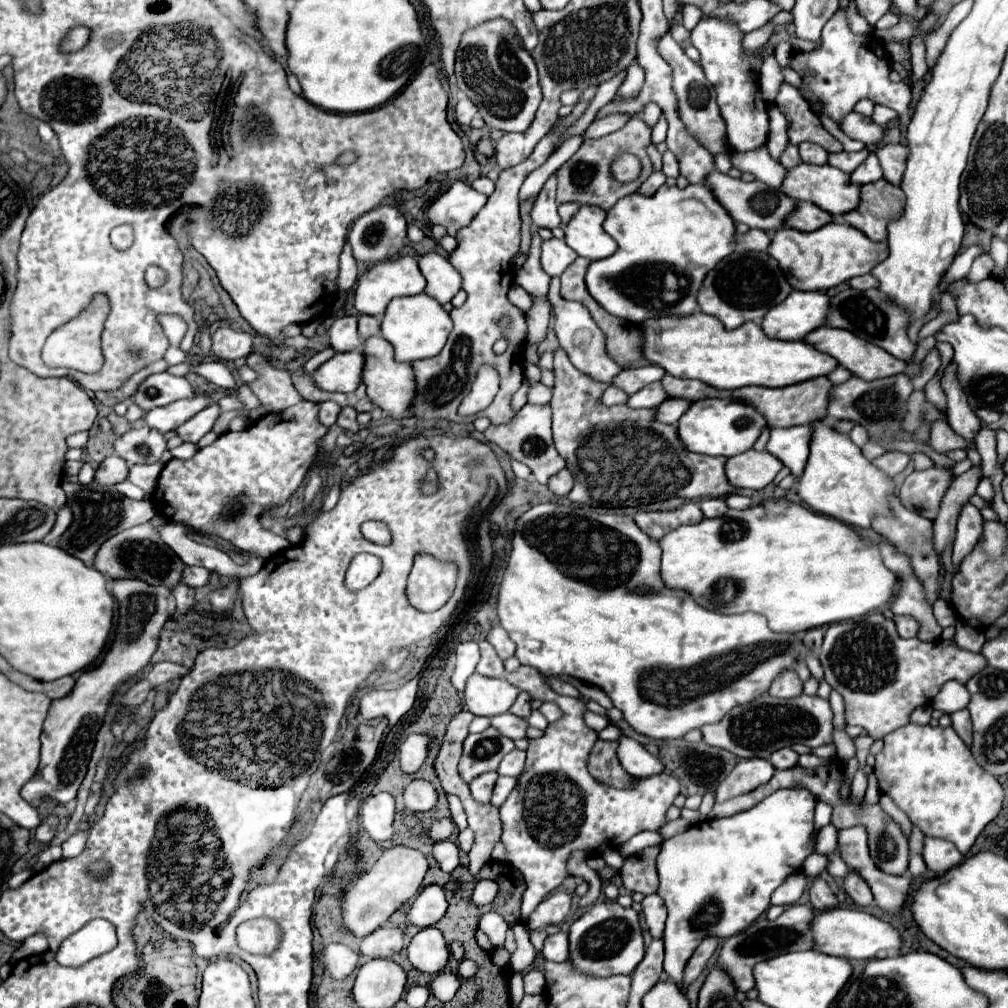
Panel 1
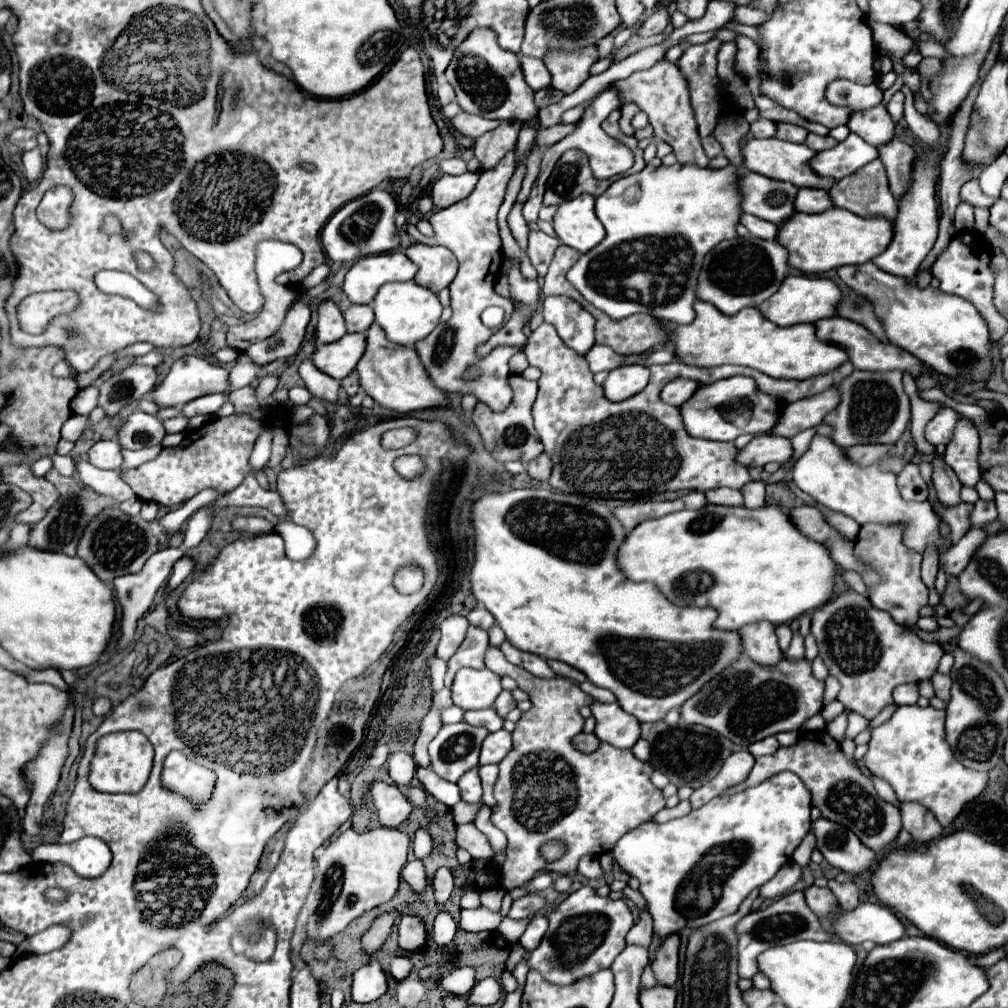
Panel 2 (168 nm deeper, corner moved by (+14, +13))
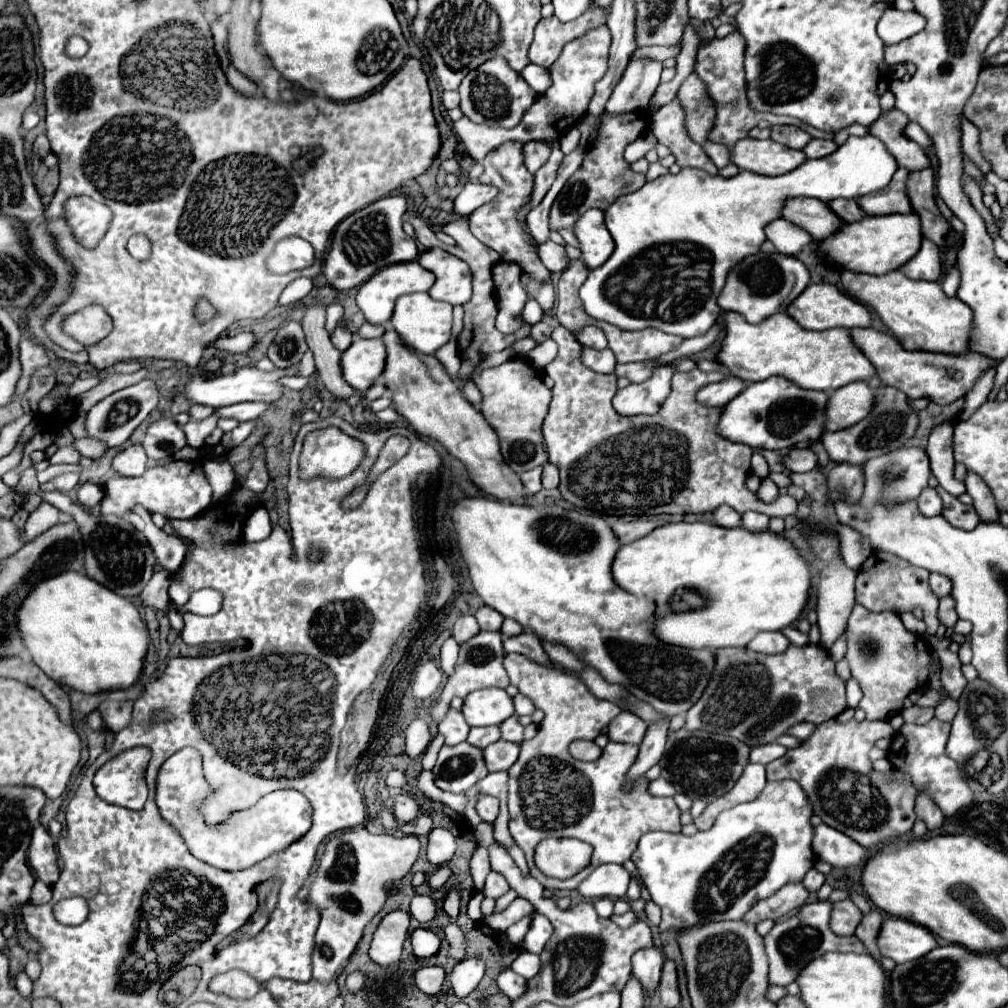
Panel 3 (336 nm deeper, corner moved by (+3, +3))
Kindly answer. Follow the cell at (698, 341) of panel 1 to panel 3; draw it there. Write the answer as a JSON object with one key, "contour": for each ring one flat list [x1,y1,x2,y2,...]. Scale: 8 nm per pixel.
{"contour":[[725,313,723,323,727,335,717,355,731,375,743,381,763,381,771,375,781,375,801,385,803,389,835,391,853,381,869,381,875,375,871,361,853,343,849,329,809,331,803,329,787,313,777,313,759,325,751,325,739,313]]}

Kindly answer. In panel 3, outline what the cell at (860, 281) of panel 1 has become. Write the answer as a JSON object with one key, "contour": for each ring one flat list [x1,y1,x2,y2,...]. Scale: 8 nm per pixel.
{"contour":[[841,269,841,283,845,291,857,301,873,307,883,319,889,331,909,351,939,351,939,353,963,353,969,351,971,333,971,309,957,297,947,297,939,283,913,281,901,271,885,275,867,275]]}

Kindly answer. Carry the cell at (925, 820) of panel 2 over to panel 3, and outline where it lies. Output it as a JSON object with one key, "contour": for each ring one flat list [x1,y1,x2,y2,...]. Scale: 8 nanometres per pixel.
{"contour":[[921,791,917,795,917,803,915,803,915,813,919,819,923,819,927,823,927,829,933,831,937,827,941,827,943,823,943,811,935,805,935,801,931,801,931,797,927,795,927,791]]}

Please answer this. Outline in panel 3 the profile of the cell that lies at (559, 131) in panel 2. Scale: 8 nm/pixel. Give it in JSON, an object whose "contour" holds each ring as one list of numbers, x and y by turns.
{"contour":[[527,143,523,145,523,161,525,161,525,167,535,173,539,167,543,167,543,163,547,161,549,157,549,147,545,143]]}

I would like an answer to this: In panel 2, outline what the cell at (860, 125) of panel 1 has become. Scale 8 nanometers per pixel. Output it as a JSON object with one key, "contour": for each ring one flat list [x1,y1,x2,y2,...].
{"contour":[[880,103,872,109,852,113,848,119,848,129,860,137,864,137,868,143,874,147,888,143,894,137,894,127,892,127,892,117,886,111,886,107]]}

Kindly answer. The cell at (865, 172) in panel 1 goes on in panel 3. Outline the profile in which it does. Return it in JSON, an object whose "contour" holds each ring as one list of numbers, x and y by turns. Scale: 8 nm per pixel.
{"contour":[[851,135,829,157,807,159,803,165,783,175,765,177,751,171,739,171,735,177,723,179,721,175,713,177,707,171,687,167,681,169,679,175,667,173,665,177,649,181,639,191,619,197,605,211,605,223,615,241,615,251,601,267,589,271,587,281,579,289,583,307,591,317,619,325,621,329,629,331,653,327,665,333,679,335,683,339,703,335,715,325,715,321,721,315,717,297,727,281,729,269,743,261,743,257,755,255,761,249,761,245,767,241,765,225,769,225,781,215,783,203,787,199,857,199,887,187,897,167,899,165,895,157,891,157,881,139,873,135]]}

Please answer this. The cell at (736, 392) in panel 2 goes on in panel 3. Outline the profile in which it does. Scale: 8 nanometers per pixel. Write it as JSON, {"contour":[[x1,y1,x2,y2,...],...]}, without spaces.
{"contour":[[769,377,759,383,749,383,745,391,741,391,733,401,729,401,723,407,717,431,729,441,745,443,753,449,791,449,801,441,817,441,825,433,823,421,825,421,825,409,827,409,829,395,825,391,809,391,797,387,793,381,787,381,785,377]]}

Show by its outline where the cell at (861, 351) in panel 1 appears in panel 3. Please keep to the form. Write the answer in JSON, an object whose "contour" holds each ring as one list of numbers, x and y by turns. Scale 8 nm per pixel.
{"contour":[[851,329,853,341,863,349,867,359,875,365,877,375,885,385,897,387,903,391,909,399,925,397,939,405,949,405,957,399,961,399,967,389,977,381,977,377,991,367,991,359,979,355,979,353,965,353,963,357,947,357,947,353,919,353,919,351,907,351,893,335,875,331,875,329]]}

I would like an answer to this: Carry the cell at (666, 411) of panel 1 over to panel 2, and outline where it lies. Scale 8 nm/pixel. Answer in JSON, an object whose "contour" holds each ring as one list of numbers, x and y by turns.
{"contour":[[674,379,670,381,662,393,660,393,660,399,664,399,664,403,668,405,682,405,684,401,688,401,692,397,692,391,696,391,700,385,692,379]]}

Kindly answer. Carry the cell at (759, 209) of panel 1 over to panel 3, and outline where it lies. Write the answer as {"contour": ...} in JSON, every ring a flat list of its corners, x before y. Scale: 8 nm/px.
{"contour":[[797,197,789,199,783,207,783,219,795,221,795,225,801,225,805,231,813,235,815,241,823,241,837,233,845,223,843,219,835,217,831,213,831,207,819,199,807,199,807,197]]}

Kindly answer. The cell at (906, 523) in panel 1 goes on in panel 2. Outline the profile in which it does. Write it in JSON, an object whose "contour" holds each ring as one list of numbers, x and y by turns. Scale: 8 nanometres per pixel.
{"contour":[[864,523,860,527,860,533,856,537,856,555,876,567,882,575,882,583,868,589,868,599,874,607,888,611,896,623,904,627,914,627,920,619,918,611,928,603,928,587,920,579,920,563,922,555,918,551,910,551,904,547,902,541,902,527,898,523,890,525,876,525,876,523]]}

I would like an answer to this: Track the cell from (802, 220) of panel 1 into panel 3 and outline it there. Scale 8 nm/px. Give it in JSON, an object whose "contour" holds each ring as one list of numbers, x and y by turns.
{"contour":[[835,199,835,201,829,201,831,209,847,223,853,223,853,221,859,221,865,217,863,209,859,209,859,203,853,199,853,201,847,201,847,199]]}

